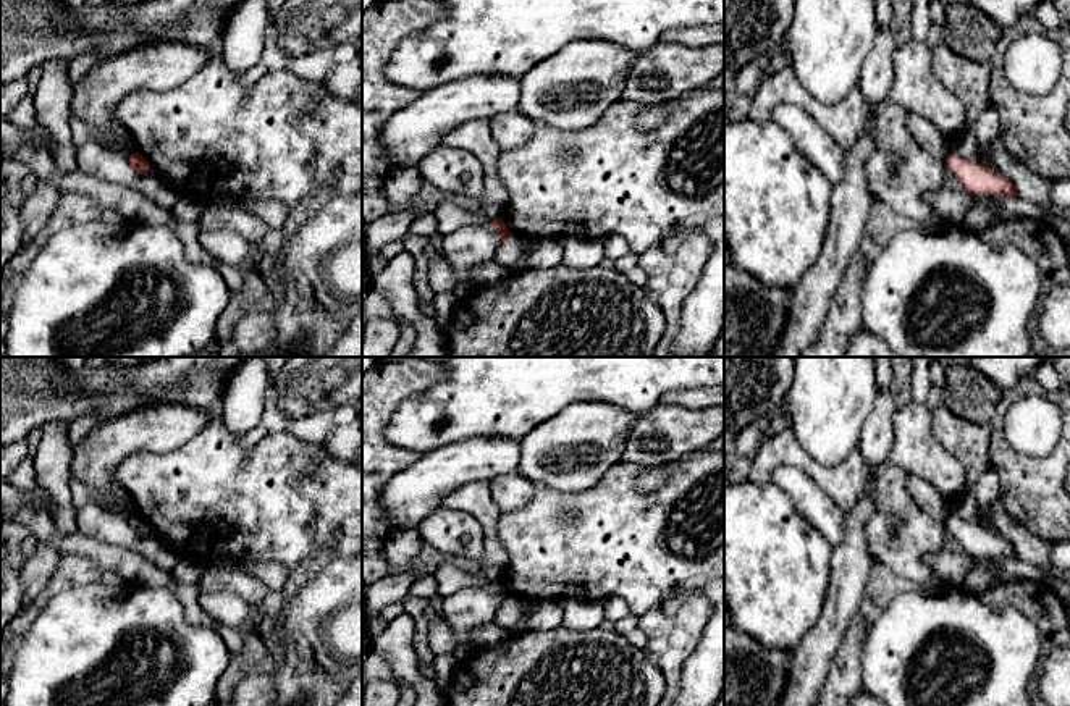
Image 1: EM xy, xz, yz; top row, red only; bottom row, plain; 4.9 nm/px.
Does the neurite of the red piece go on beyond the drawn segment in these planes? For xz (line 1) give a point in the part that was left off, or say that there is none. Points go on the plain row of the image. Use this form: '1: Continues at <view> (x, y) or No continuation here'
1: No continuation here

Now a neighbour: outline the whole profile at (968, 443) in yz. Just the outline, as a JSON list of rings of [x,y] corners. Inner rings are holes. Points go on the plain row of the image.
[[[942,402],[933,410],[931,430],[936,441],[967,470],[967,483],[962,494],[949,504],[950,514],[983,525],[973,490],[979,475],[991,465],[989,427],[981,427],[955,417]]]

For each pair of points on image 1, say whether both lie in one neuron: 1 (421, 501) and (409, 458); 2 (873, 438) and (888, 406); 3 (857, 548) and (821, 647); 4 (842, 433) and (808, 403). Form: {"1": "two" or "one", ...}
{"1": "two", "2": "one", "3": "one", "4": "one"}

